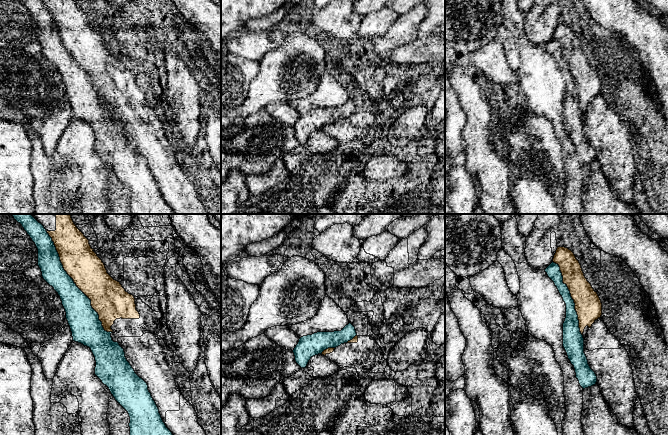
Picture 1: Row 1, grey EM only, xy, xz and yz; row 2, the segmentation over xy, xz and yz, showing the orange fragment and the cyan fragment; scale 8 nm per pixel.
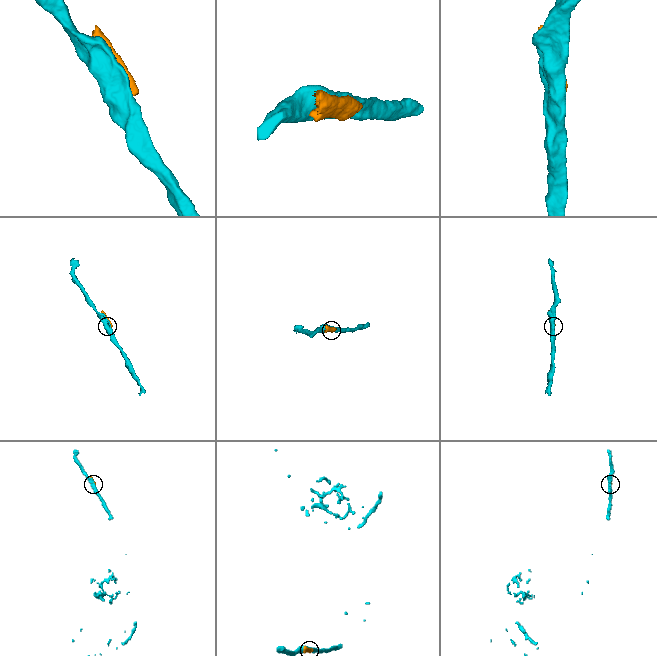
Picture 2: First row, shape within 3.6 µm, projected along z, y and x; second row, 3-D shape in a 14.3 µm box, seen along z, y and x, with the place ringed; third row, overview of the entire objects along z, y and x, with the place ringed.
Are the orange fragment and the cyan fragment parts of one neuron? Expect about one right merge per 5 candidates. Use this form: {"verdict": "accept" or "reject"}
{"verdict": "reject"}

